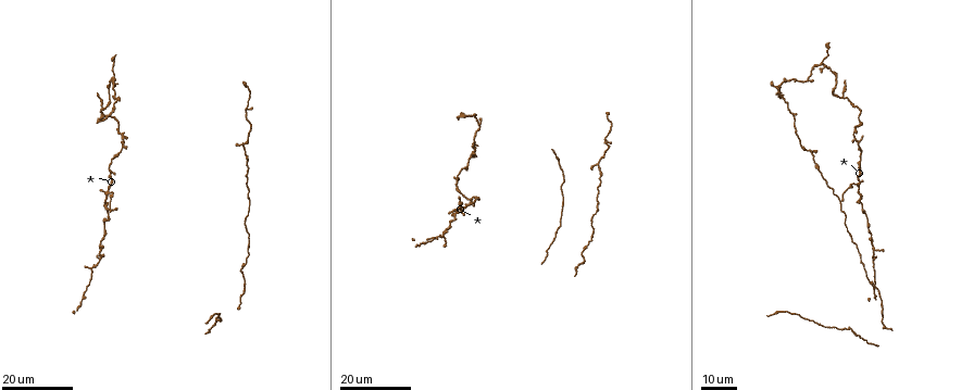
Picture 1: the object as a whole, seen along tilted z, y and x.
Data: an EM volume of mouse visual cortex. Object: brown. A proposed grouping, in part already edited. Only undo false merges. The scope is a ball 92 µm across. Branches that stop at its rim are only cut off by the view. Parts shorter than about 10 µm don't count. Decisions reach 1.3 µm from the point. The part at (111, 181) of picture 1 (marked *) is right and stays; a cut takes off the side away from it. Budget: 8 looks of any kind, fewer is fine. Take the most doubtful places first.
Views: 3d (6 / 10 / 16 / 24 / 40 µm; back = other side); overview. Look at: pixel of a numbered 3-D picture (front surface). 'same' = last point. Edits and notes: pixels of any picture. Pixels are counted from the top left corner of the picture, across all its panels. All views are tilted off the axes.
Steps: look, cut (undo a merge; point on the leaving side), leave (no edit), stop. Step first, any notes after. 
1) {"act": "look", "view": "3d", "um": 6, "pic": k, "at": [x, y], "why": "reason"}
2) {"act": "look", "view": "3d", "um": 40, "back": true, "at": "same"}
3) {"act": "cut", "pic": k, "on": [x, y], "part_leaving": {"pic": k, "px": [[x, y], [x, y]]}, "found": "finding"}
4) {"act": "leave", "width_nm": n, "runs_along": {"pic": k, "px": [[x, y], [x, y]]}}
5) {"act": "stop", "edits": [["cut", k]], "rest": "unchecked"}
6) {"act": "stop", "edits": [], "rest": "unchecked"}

{"act": "look", "view": "3d", "um": 24, "pic": 1, "at": [599, 165], "why": "arms part here"}

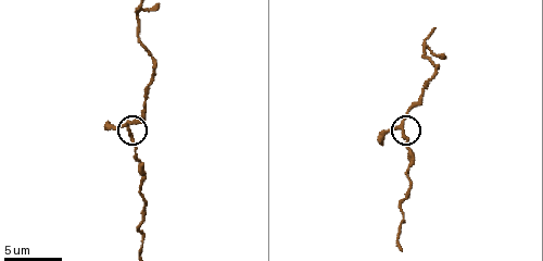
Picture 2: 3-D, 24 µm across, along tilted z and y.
{"act": "look", "view": "3d", "um": 6, "pic": 2, "at": [128, 132]}

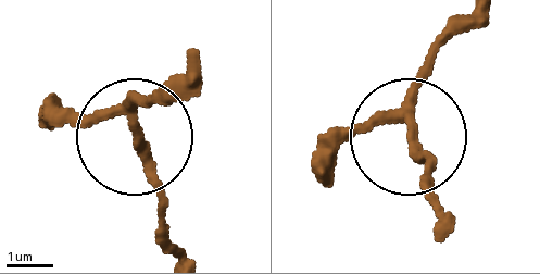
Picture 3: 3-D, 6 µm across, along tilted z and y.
{"act": "leave", "found": "one neuron here"}

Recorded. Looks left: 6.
{"act": "look", "view": "3d", "um": 16, "pic": 1, "at": [856, 184], "why": "four-way junction"}

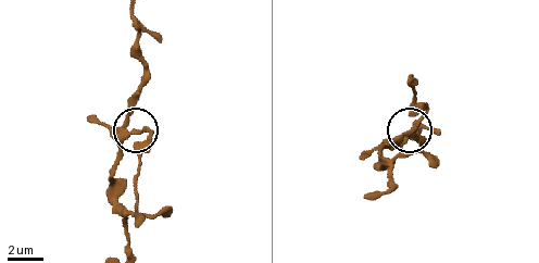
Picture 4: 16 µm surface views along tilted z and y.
{"act": "look", "view": "3d", "um": 6, "pic": 4, "at": [125, 137]}

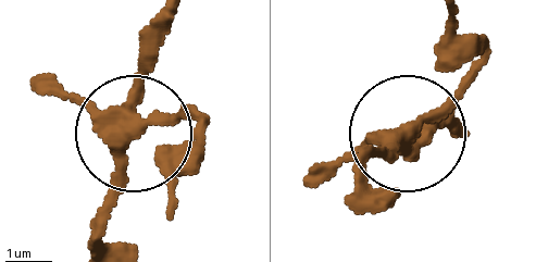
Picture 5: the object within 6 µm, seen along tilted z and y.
{"act": "leave", "width_nm": 330, "runs_along": {"pic": 5, "px": [[169, 15], [138, 95], [140, 129], [209, 125]]}, "found": "all the same neuron"}

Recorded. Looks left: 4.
{"act": "look", "view": "3d", "um": 24, "pic": 1, "at": [859, 140], "why": "calibre changes"}

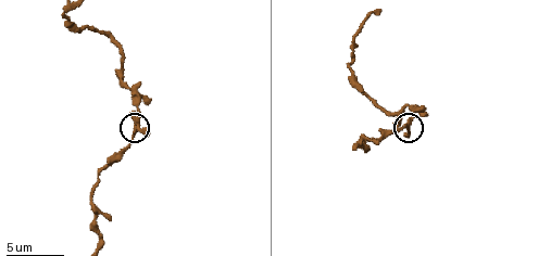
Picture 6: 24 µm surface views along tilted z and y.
{"act": "look", "view": "3d", "um": 6, "pic": 6, "at": [408, 125]}

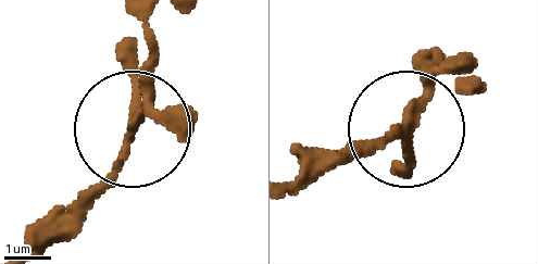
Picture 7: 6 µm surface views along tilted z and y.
{"act": "leave", "runs_along": {"pic": 7, "px": [[293, 179], [390, 139], [433, 84], [476, 66]]}, "found": "continuous, no second neuron"}

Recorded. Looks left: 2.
{"act": "look", "view": "3d", "um": 24, "pic": 1, "at": [454, 214], "why": "three-way junction"}

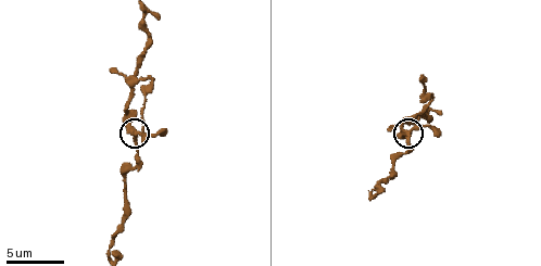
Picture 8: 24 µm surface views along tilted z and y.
{"act": "look", "view": "3d", "um": 6, "pic": 8, "at": [133, 136]}

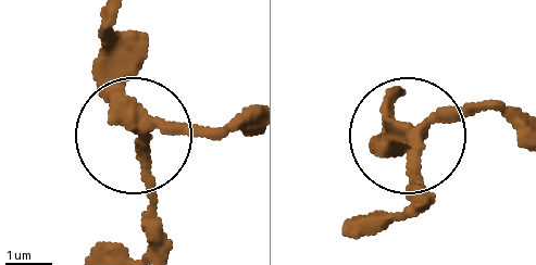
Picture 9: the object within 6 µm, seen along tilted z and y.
{"act": "leave", "width_nm": 260, "runs_along": {"pic": 9, "px": [[396, 101], [419, 179], [413, 212]]}, "found": "continuous, no second neuron"}

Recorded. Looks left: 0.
{"act": "stop", "edits": [], "rest": "unchecked"}

